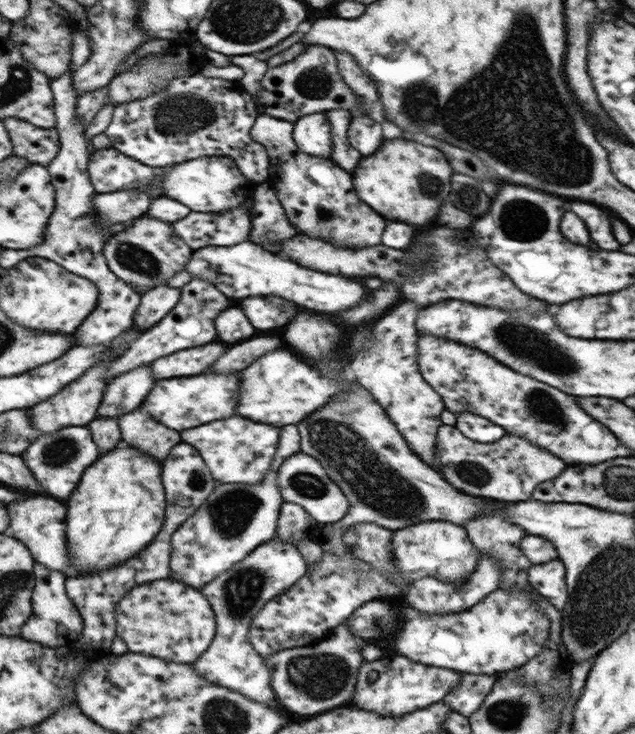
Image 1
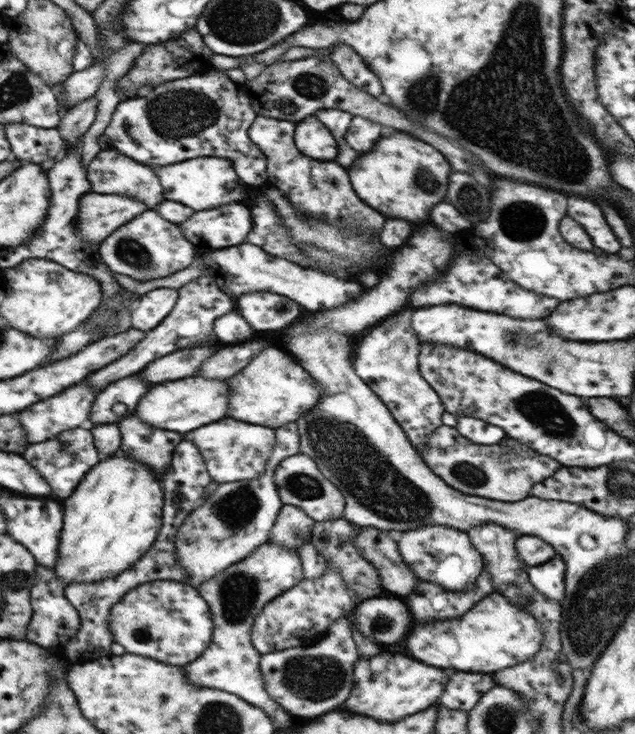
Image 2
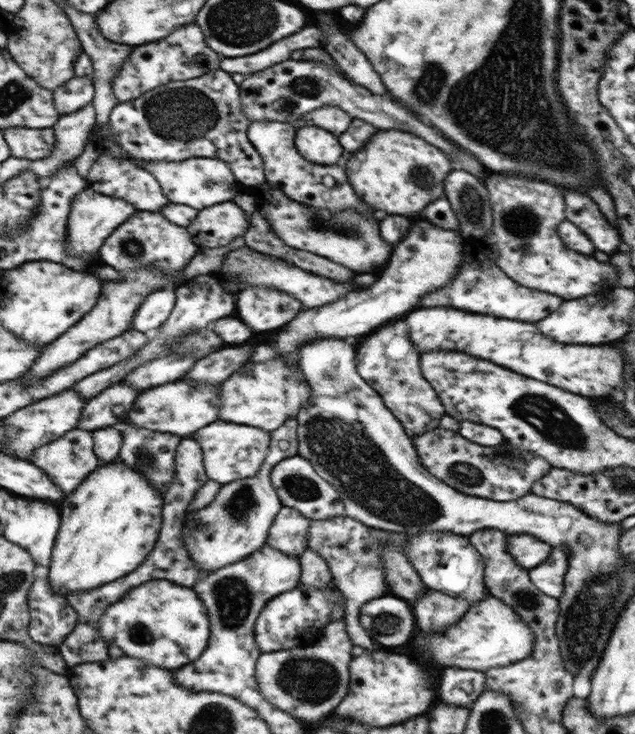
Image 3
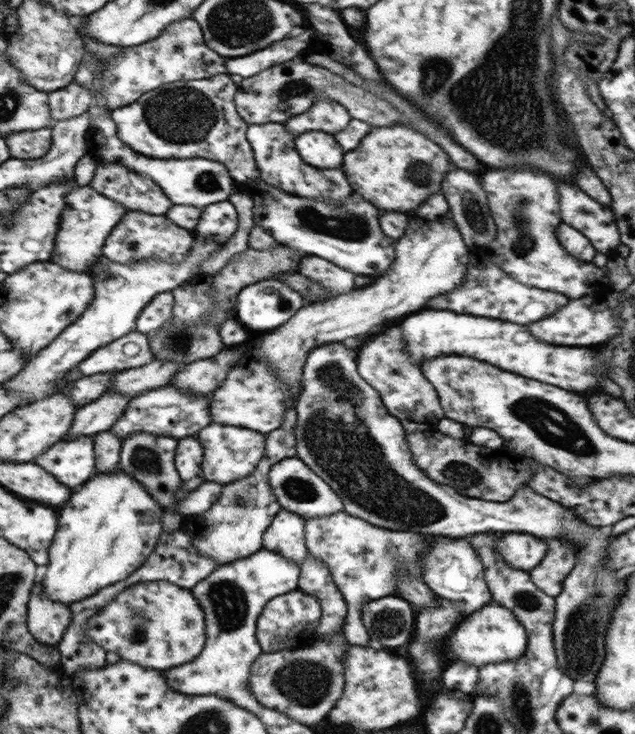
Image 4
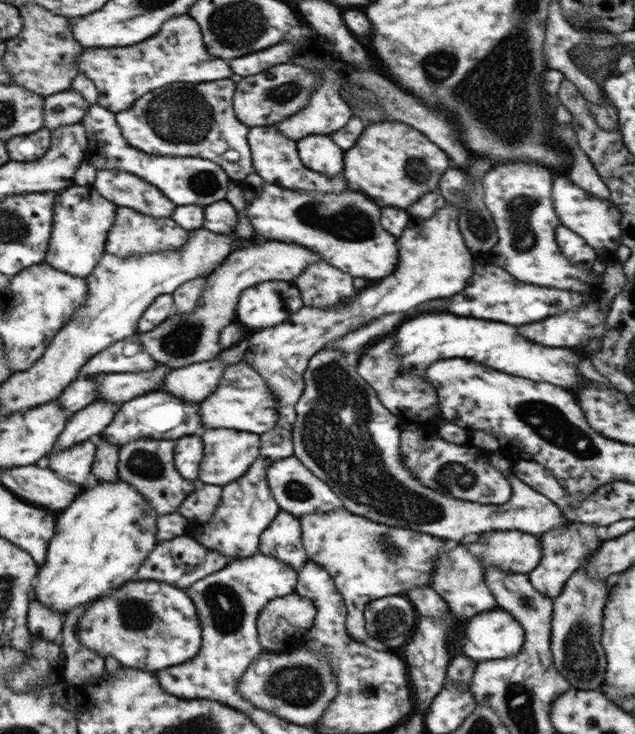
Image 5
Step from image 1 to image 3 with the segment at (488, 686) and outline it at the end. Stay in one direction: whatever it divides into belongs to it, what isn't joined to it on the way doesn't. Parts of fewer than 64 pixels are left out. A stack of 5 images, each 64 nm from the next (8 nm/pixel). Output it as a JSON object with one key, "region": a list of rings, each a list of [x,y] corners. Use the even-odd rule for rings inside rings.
{"region":[[[445,668],[440,672],[440,698],[448,704],[470,708],[486,691],[486,675],[472,669]]]}

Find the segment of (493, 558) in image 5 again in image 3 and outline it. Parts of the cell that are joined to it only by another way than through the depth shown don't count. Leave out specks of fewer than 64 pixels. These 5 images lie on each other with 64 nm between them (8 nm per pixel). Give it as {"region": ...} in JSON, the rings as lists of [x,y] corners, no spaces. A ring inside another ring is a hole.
{"region":[[[512,535],[507,540],[508,552],[522,568],[531,569],[551,555],[552,546],[532,535]]]}

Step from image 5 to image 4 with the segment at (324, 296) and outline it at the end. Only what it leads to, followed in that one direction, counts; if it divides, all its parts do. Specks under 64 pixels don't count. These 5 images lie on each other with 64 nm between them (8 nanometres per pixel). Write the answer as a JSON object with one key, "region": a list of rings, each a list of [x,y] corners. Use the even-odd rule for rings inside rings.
{"region":[[[304,255],[299,264],[299,273],[314,282],[320,282],[327,296],[334,298],[340,294],[348,294],[354,290],[352,272],[332,264],[319,256]]]}

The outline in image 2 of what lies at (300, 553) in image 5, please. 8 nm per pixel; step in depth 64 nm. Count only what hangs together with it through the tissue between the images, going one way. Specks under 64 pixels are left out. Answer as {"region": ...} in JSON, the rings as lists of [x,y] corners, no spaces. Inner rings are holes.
{"region":[[[284,504],[272,527],[270,541],[282,548],[298,551],[303,544],[311,542],[314,523],[315,520],[300,508]]]}

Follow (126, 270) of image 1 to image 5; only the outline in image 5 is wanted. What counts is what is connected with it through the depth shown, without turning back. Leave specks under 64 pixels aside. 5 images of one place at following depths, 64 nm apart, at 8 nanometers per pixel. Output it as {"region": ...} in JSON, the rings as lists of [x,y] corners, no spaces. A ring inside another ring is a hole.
{"region":[[[118,207],[116,220],[113,221],[107,234],[105,252],[119,257],[127,257],[160,251],[173,251],[186,244],[188,232],[178,226],[170,217],[168,219],[155,218],[135,212],[132,208]]]}

